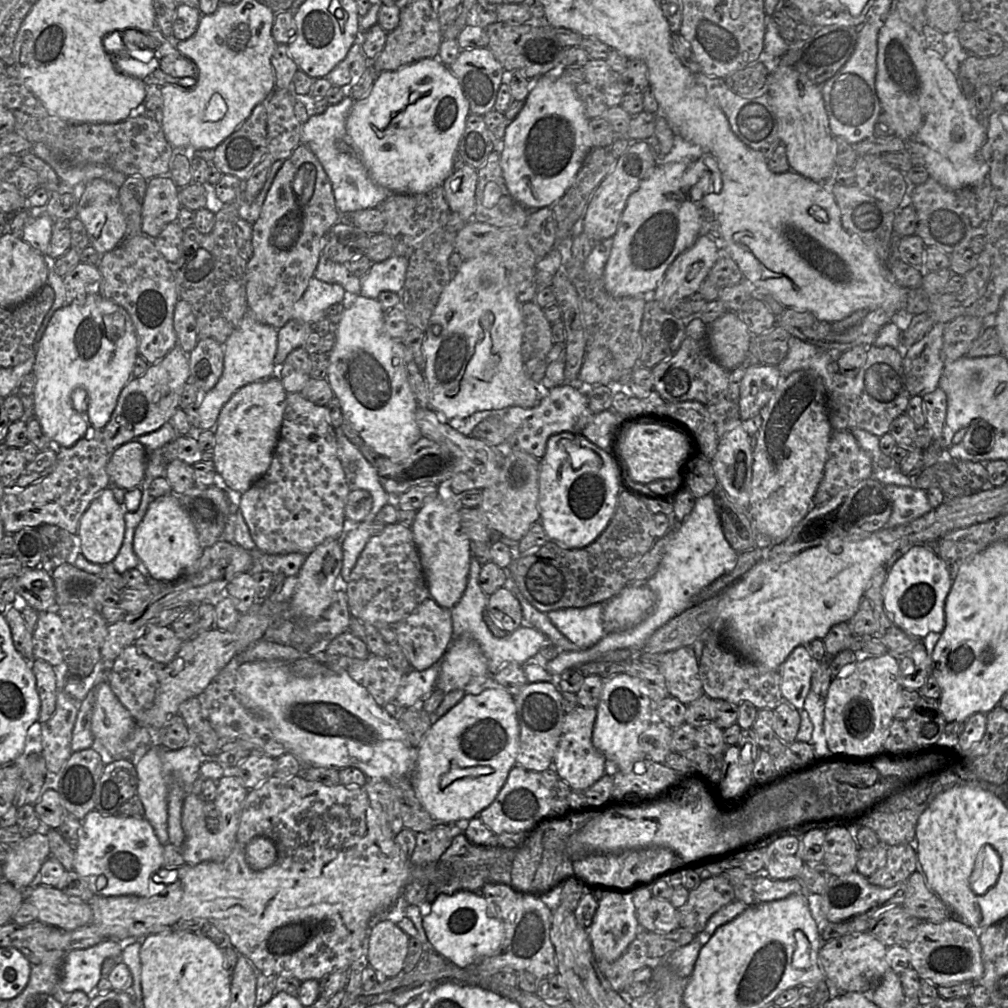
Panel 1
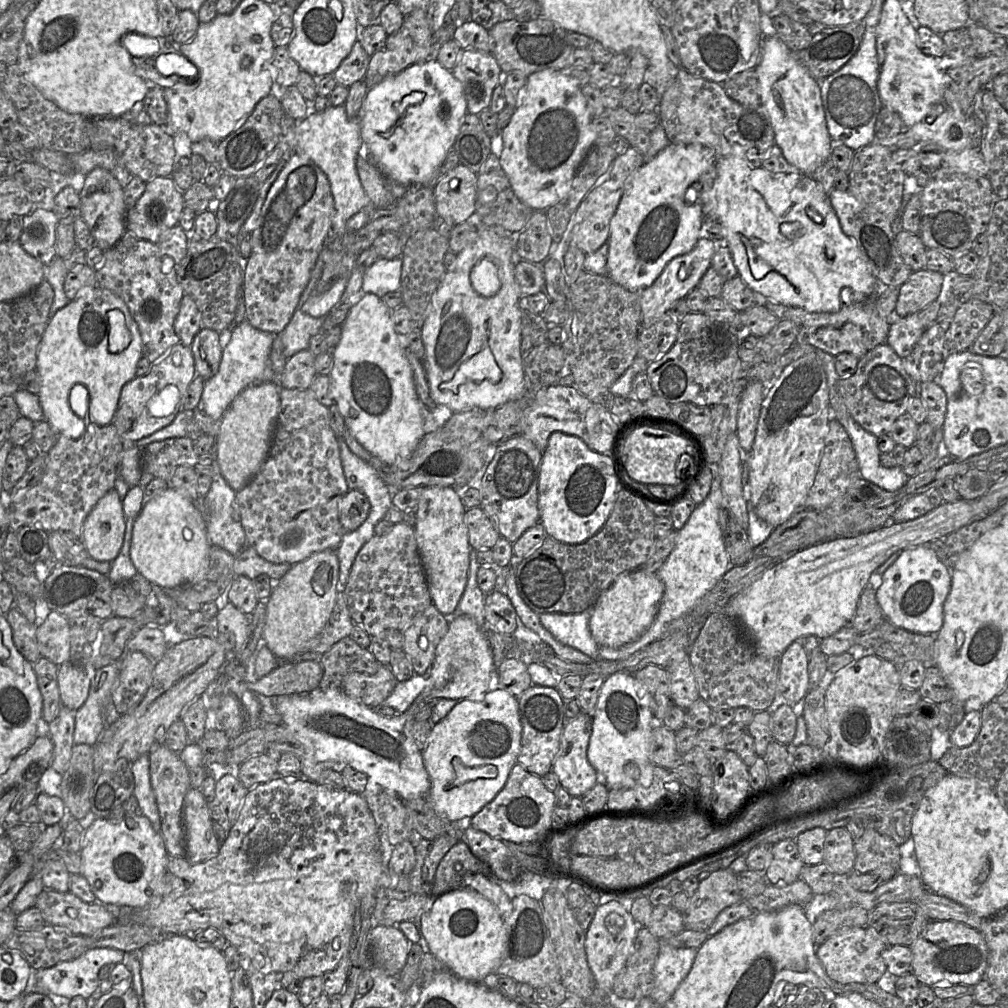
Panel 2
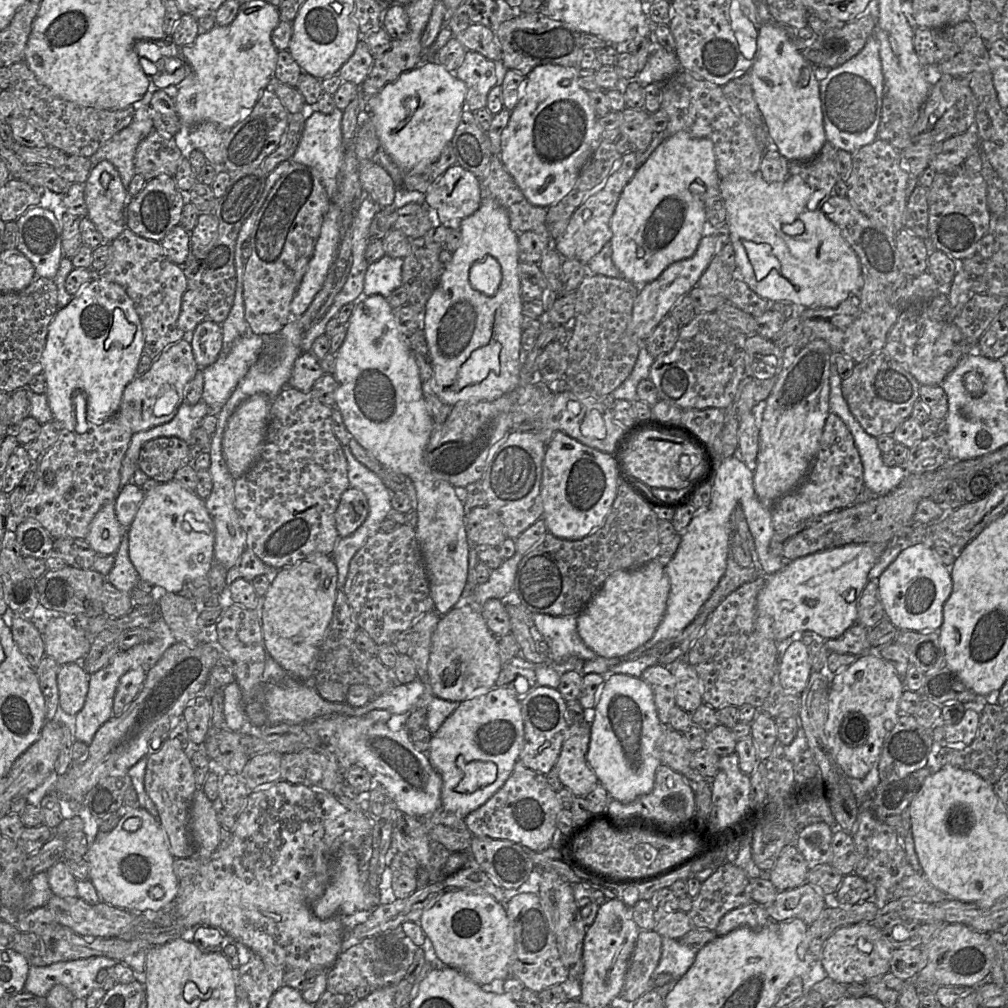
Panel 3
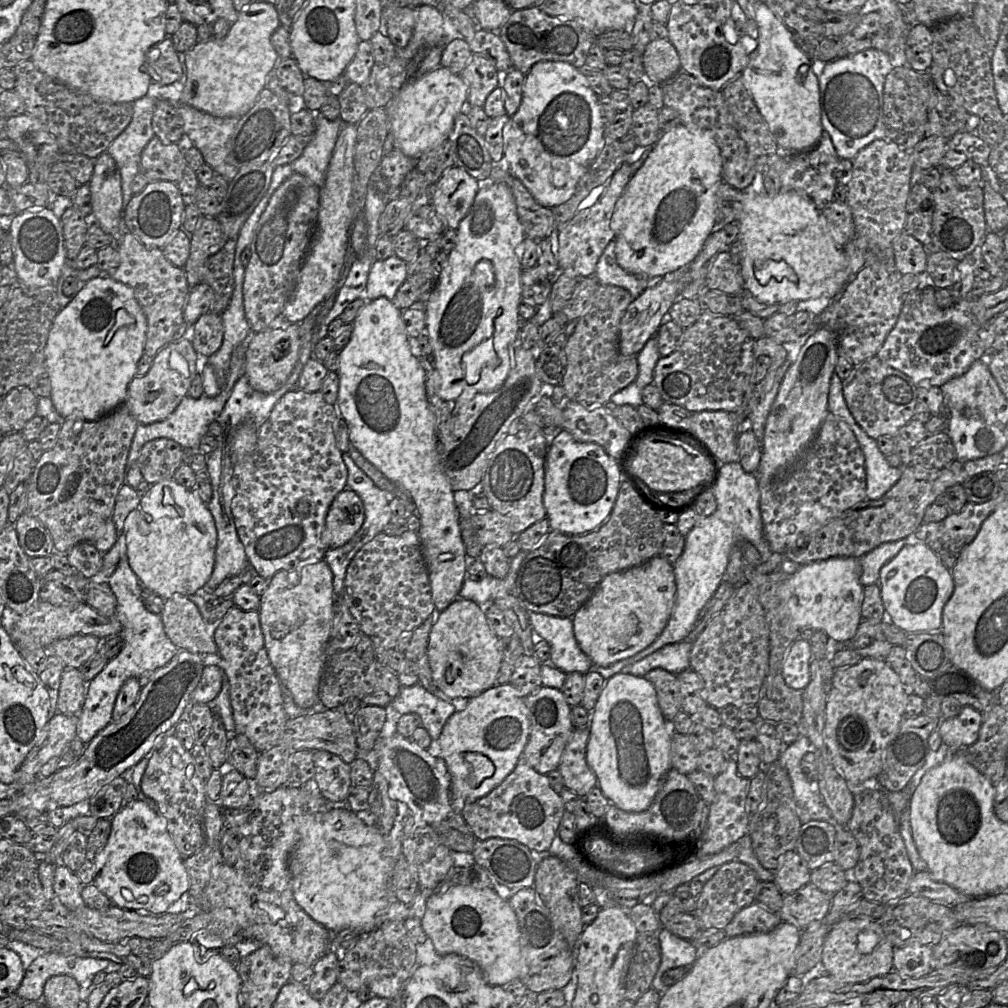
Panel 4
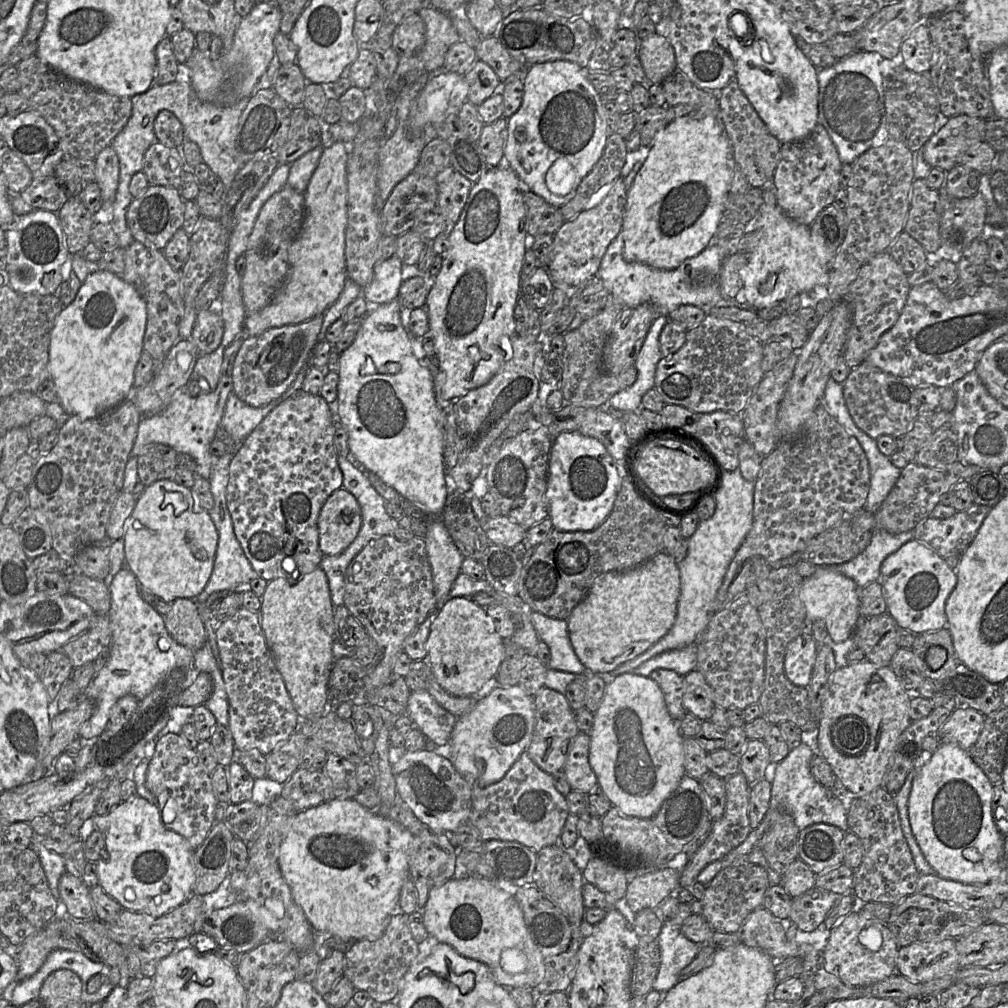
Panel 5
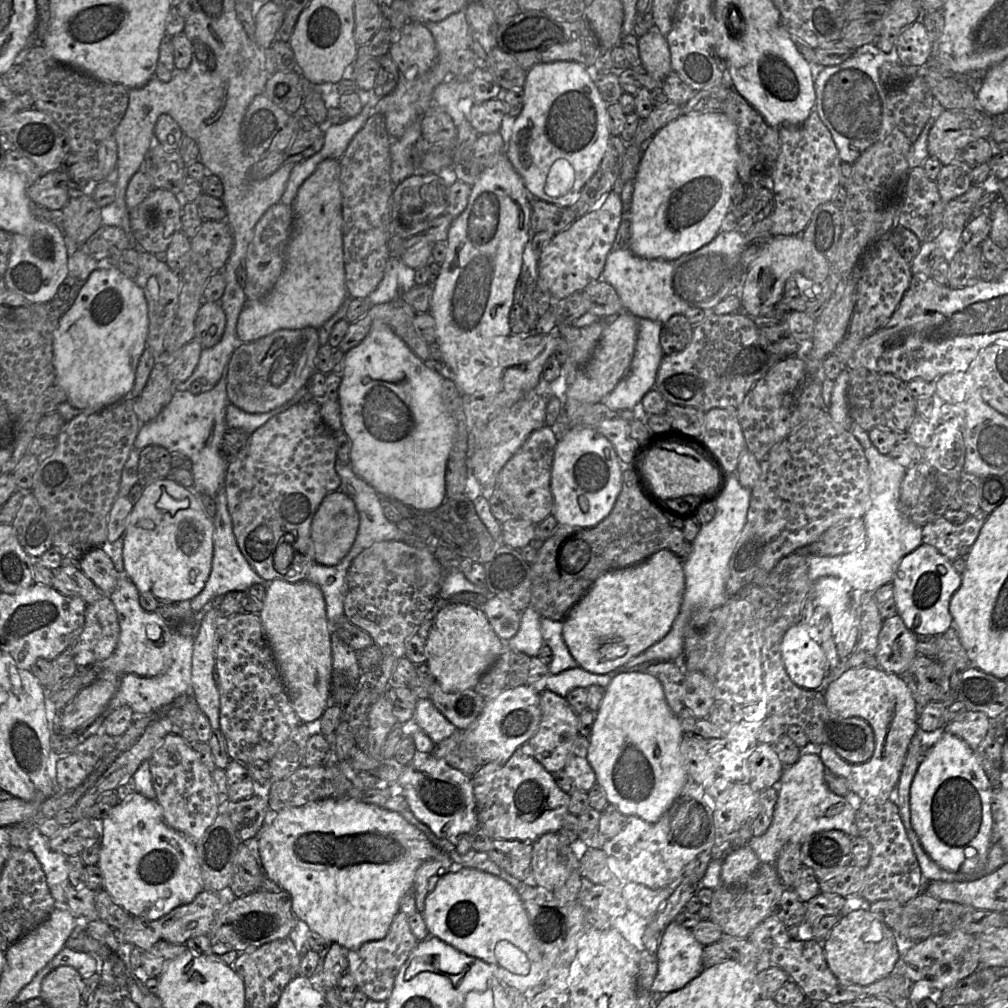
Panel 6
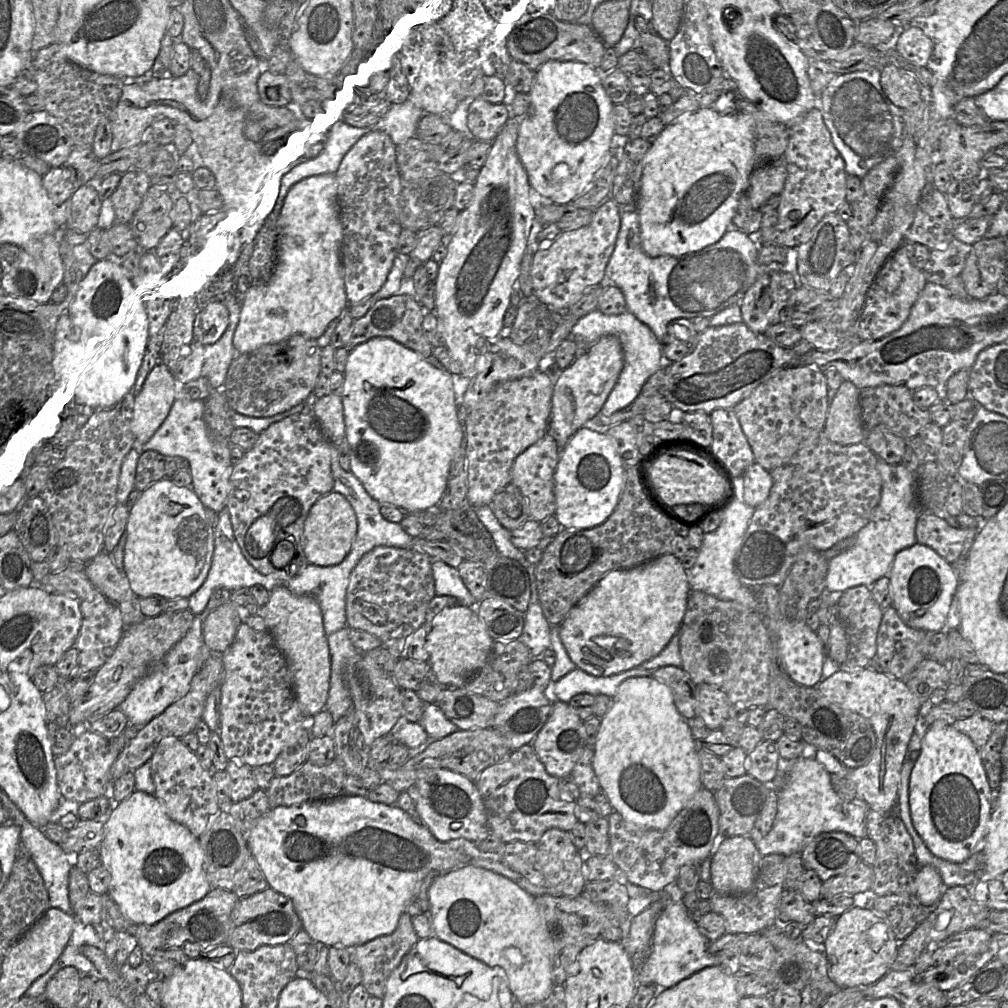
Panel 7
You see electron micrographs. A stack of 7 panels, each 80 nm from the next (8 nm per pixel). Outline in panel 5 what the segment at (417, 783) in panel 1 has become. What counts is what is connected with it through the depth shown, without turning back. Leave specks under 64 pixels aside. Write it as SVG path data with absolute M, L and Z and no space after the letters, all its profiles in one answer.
M497 685L491 690L491 692L487 696L485 696L481 700L478 700L475 707L469 713L456 719L456 723L453 728L451 738L447 744L447 747L445 748L445 755L451 761L457 772L472 786L472 790L473 787L477 786L480 788L487 787L500 781L512 767L515 761L519 758L519 756L527 749L531 740L534 722L535 715L534 715L533 696L528 695L519 685L515 686Z

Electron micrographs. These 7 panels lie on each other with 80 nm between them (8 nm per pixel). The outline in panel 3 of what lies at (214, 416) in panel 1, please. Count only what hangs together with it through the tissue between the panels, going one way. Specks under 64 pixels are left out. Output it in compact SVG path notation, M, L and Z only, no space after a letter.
M247 332L241 337L239 337L234 342L234 344L230 349L223 349L223 343L222 343L222 351L218 356L217 360L203 369L204 384L203 384L202 401L204 401L212 409L212 411L219 411L223 407L223 405L227 402L227 400L231 396L233 390L236 388L240 380L246 375L249 368L259 358L259 355L263 351L264 344L265 344L265 337L254 334L252 332Z

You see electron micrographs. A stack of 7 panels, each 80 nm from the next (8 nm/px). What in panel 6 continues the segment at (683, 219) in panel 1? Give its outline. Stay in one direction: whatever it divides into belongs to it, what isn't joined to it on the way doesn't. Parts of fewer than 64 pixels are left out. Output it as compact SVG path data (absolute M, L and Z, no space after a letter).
M722 111L681 114L655 133L643 148L630 211L624 214L630 221L630 249L634 255L648 260L676 260L715 238L728 213L733 186L738 179L737 138L735 124Z

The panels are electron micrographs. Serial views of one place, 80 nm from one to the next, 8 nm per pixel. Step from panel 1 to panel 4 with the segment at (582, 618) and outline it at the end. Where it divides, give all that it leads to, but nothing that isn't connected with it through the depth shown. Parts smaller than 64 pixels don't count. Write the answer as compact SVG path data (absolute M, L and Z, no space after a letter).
M529 613L529 621L536 637L548 643L551 665L566 674L589 672L593 663L575 639L572 618Z

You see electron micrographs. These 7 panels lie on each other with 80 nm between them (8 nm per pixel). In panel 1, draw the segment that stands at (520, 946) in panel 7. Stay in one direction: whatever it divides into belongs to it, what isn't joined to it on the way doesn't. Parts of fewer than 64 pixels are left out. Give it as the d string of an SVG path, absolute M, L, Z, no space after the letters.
M458 891L454 894L440 894L432 904L430 912L422 919L426 936L433 948L443 957L460 968L496 953L504 938L504 922L488 914L488 903L481 893Z

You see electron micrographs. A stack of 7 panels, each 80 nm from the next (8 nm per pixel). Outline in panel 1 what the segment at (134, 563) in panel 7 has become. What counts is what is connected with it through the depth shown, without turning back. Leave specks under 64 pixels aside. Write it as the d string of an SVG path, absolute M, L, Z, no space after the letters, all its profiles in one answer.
M173 492L150 502L147 511L135 529L133 550L150 575L156 579L174 582L184 576L202 555L198 535L189 515Z

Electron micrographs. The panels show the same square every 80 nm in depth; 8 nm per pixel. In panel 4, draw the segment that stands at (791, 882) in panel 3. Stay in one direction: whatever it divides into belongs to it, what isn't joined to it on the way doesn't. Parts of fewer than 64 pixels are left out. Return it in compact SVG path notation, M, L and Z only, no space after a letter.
M795 850L788 851L779 858L779 867L773 873L774 882L783 894L794 893L810 883L811 870Z

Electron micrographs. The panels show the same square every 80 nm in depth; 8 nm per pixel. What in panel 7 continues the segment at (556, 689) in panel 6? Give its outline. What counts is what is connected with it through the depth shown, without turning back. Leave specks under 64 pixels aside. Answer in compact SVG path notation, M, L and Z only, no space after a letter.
M575 668L557 682L551 681L547 689L554 700L565 703L581 693L588 693L593 696L604 694L613 698L623 681L631 677L647 677L652 675L651 672L653 671L632 668L616 675L598 677Z

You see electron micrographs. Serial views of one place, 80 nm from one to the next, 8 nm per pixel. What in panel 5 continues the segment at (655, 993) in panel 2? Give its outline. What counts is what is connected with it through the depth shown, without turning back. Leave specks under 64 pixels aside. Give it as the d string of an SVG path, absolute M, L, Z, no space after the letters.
M670 921L662 923L657 941L660 949L660 966L653 981L652 989L668 991L680 980L681 970L693 961L700 950L700 945L685 937L680 926Z

